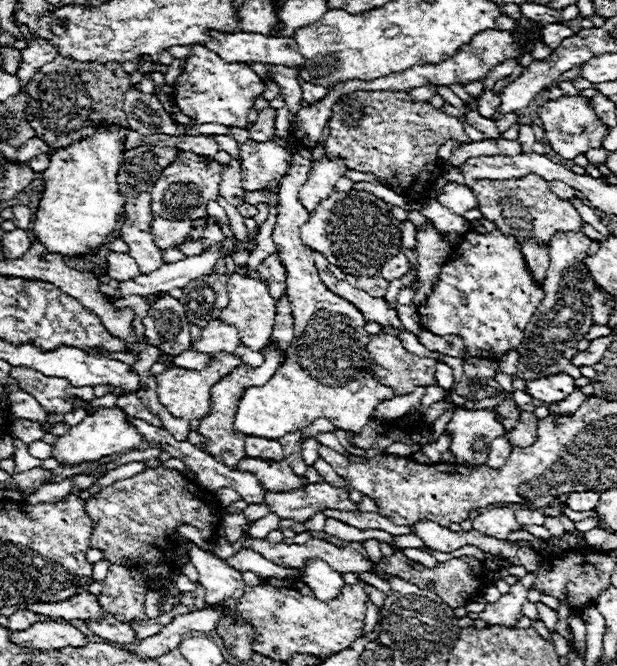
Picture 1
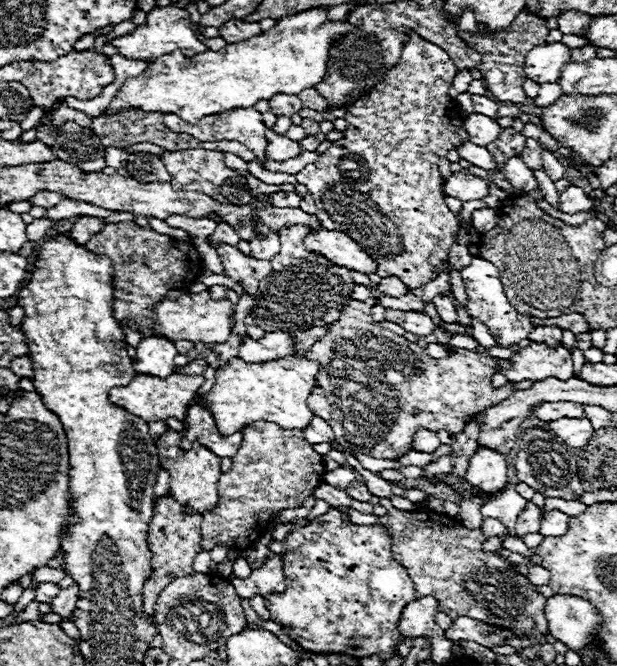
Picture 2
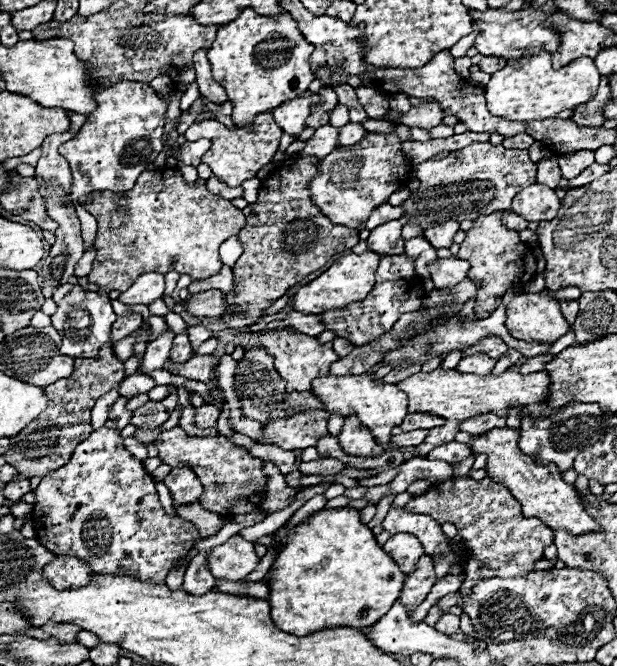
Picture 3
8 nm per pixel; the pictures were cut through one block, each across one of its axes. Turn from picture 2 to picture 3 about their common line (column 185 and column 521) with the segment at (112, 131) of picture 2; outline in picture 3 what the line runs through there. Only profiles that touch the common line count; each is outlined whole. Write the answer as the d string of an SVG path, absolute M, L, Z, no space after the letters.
M518 134L518 136L512 136L512 138L504 138L502 146L504 148L530 148L532 138L528 134Z

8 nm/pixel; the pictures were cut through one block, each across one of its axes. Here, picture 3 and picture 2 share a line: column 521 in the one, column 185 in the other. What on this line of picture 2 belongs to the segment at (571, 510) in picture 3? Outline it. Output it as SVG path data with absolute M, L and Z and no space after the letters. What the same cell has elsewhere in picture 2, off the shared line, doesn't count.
M168 430L164 436L160 436L156 440L160 462L170 472L170 478L172 478L170 494L180 504L188 504L188 510L192 510L192 512L206 512L210 508L216 508L218 506L218 478L222 474L220 458L198 442L192 444L192 448L188 452L184 452L180 448L180 440L182 440L182 434L174 432L174 430Z

